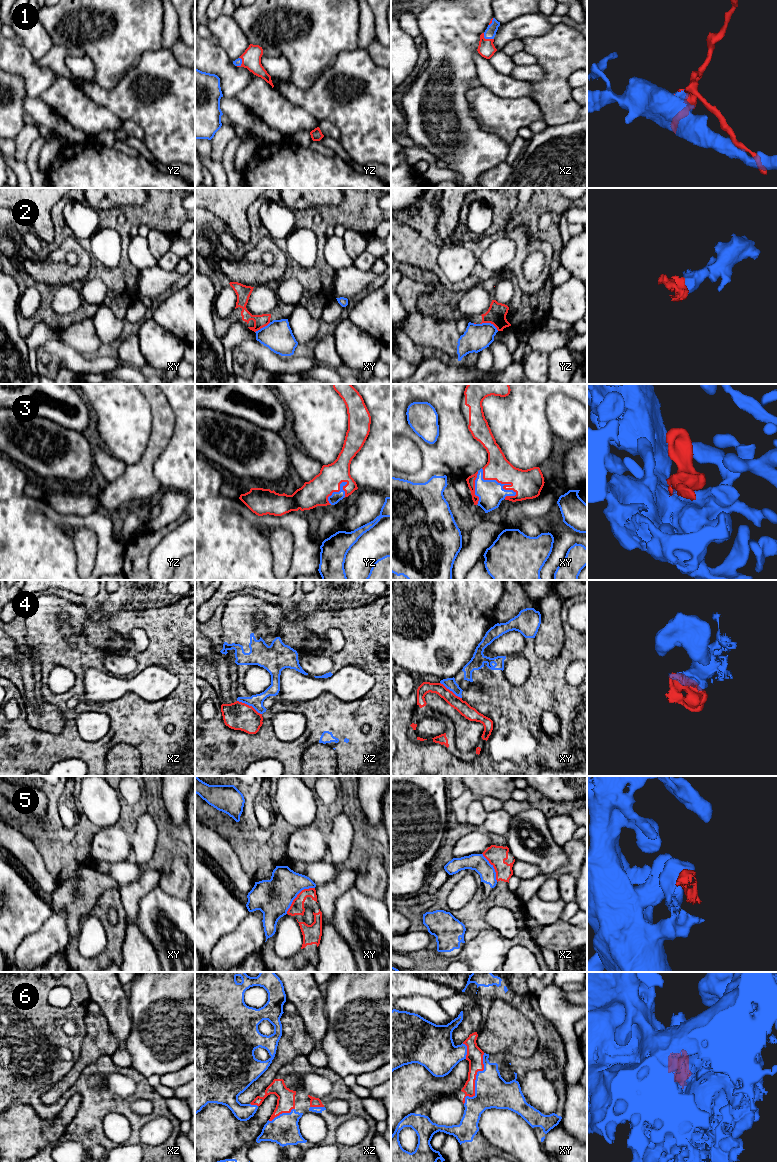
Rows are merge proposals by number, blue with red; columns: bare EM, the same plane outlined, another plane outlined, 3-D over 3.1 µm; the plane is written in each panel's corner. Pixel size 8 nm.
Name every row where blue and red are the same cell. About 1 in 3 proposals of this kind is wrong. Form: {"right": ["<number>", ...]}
{"right": ["1", "3", "6"]}

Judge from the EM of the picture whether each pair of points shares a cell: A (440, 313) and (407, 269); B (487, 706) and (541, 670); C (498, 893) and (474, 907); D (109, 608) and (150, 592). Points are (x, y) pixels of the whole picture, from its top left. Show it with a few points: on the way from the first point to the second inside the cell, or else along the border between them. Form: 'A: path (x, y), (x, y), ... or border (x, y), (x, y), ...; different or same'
A: path (440, 299), (438, 287), (429, 278), (421, 276); same
B: path (502, 703), (513, 703), (531, 685); same
C: path (492, 899), (480, 905); same
D: path (119, 600), (127, 598), (135, 592), (140, 592); same

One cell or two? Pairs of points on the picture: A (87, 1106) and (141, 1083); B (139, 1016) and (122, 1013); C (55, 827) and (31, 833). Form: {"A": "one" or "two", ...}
{"A": "one", "B": "two", "C": "one"}

